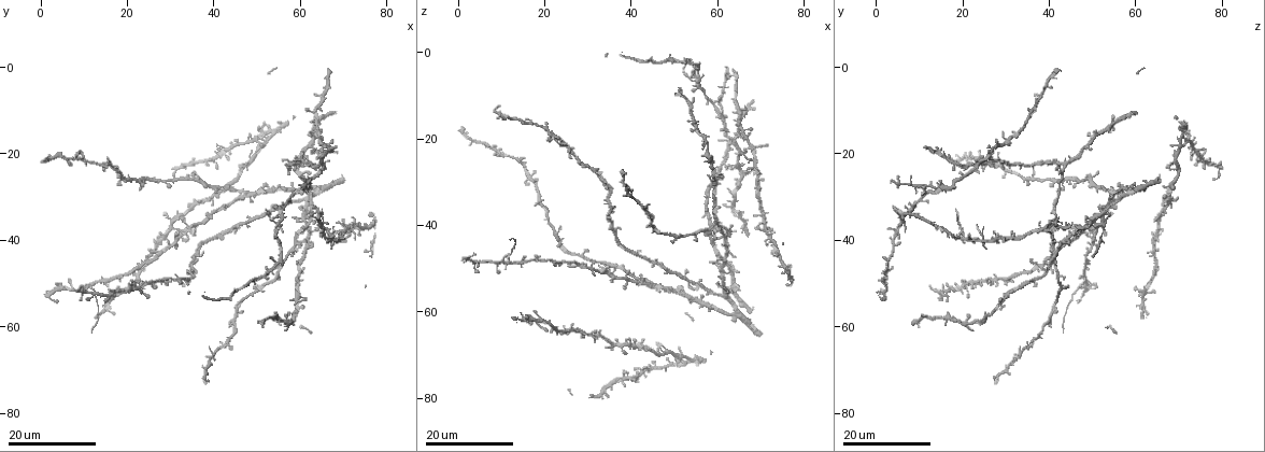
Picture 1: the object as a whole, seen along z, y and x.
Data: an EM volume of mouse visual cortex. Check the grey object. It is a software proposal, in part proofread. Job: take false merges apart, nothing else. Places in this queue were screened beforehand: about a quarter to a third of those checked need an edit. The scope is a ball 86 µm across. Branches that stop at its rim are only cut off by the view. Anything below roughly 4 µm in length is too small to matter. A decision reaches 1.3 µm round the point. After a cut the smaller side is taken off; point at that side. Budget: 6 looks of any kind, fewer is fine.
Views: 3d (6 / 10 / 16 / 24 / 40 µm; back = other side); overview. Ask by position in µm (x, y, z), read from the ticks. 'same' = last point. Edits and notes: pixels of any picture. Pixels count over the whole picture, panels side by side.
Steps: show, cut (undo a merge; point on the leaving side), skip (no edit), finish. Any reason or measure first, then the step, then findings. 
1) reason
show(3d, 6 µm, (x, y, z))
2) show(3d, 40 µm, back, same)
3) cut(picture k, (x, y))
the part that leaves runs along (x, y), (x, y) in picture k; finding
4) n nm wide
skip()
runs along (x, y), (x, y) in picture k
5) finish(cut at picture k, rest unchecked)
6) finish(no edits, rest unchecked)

four-way junction
show(3d, 24 µm, (69.0, 40.0, 25.0))

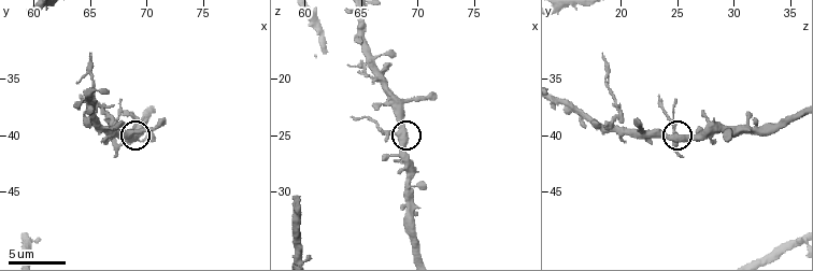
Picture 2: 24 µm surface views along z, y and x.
show(3d, 6 µm, (68.4, 40.2, 25.2))

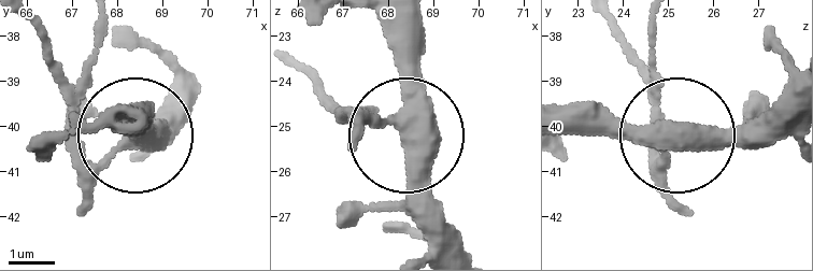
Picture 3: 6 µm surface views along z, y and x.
4 arms
cut(picture 3, (89, 80))
the part that leaves runs along (376, 118), (288, 60) in picture 3; a second neuron is stuck on

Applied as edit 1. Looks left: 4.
four or more arms meet
show(3d, 16 µm, (66.0, 38.5, 20.0))

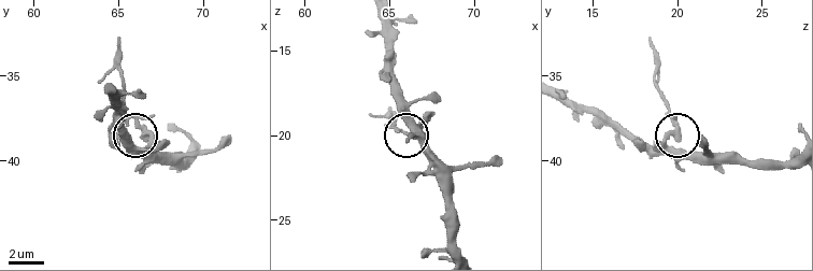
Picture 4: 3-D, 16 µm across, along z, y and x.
closer look
show(3d, 10 µm, same)

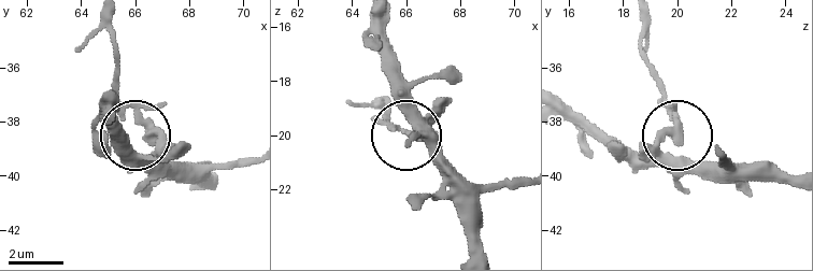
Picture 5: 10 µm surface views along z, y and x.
show(3d, 6 µm, (66.6, 38.7, 20.1))

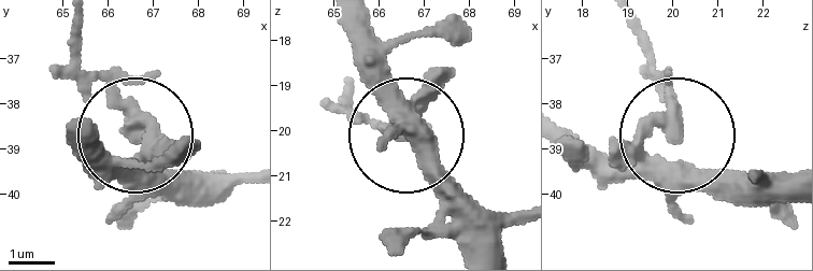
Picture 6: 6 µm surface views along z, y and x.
cut(picture 6, (113, 107))
the part that leaves runs along (145, 153), (133, 110), (80, 63), (75, 17) in picture 6; a second neuron is stuck on

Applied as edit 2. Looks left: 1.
finish(cut at picture 3, cut at picture 6, rest unchecked)

